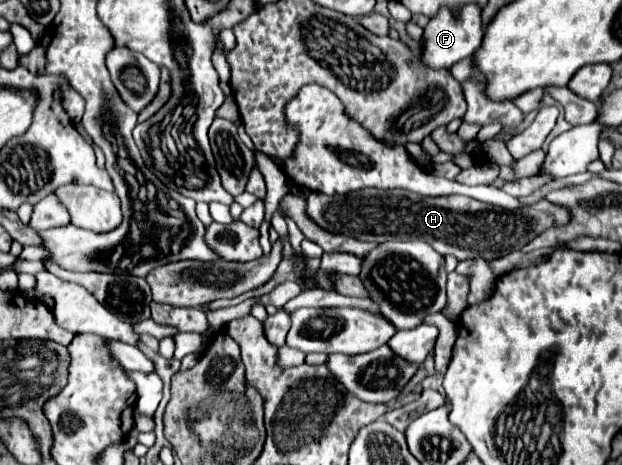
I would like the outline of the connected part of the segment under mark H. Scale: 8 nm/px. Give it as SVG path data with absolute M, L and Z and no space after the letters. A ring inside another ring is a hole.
M361 189L355 193L347 195L337 195L329 197L323 193L309 193L307 197L307 213L321 225L323 229L331 233L343 233L347 237L359 239L359 241L375 241L375 243L385 243L385 241L407 241L407 239L423 239L427 241L437 253L441 255L455 255L459 261L473 259L473 257L483 257L485 261L503 257L511 251L519 251L525 247L529 241L533 241L537 235L541 235L545 229L551 227L561 227L571 221L571 211L563 205L555 205L547 199L541 199L533 205L523 205L519 209L501 209L501 207L491 207L481 201L473 201L463 195L453 195L453 197L421 197L415 193L405 193L401 189L393 191L377 191L377 189Z

